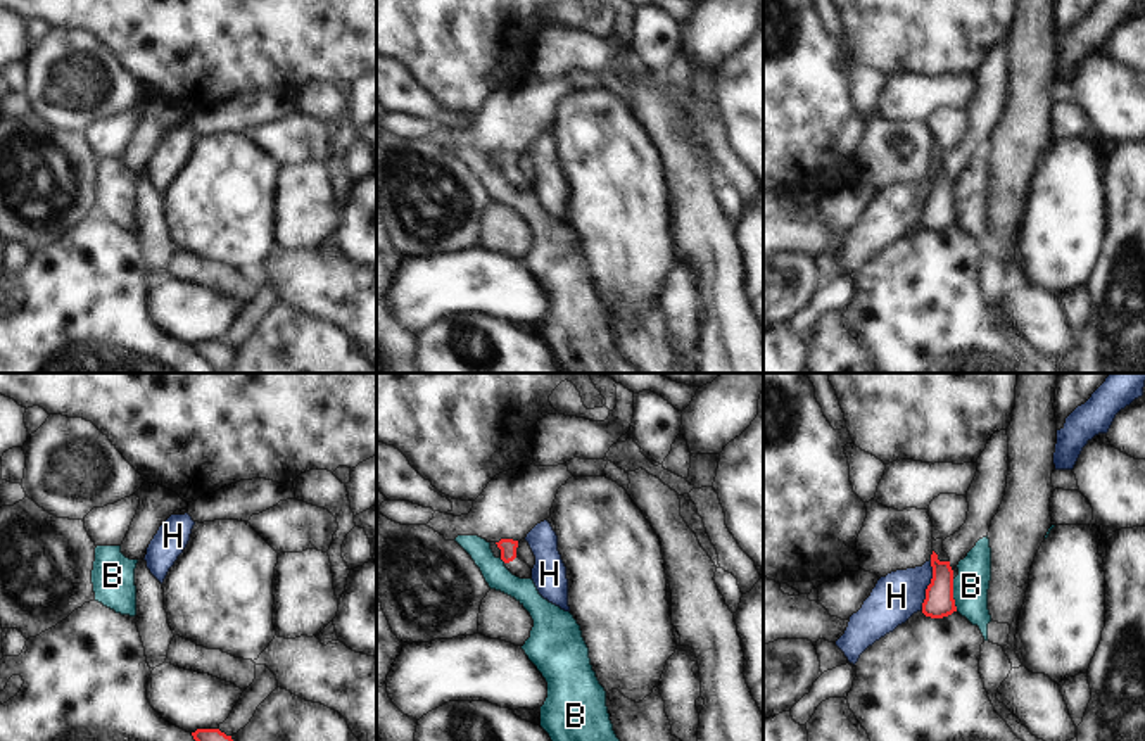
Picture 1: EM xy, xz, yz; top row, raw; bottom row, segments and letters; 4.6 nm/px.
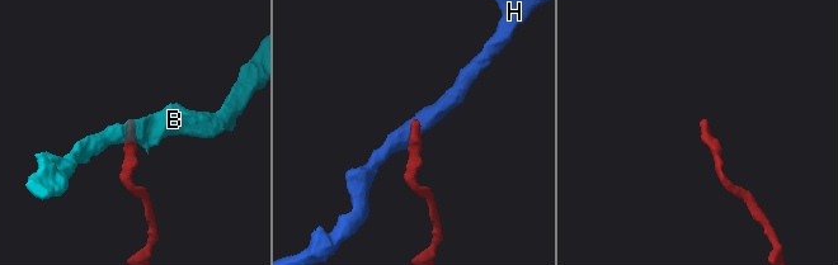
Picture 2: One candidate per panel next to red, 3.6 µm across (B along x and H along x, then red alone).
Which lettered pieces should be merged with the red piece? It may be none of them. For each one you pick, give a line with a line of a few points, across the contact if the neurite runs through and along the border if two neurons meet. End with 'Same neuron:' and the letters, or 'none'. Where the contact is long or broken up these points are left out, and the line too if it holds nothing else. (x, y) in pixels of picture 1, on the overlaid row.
Same neuron: none

